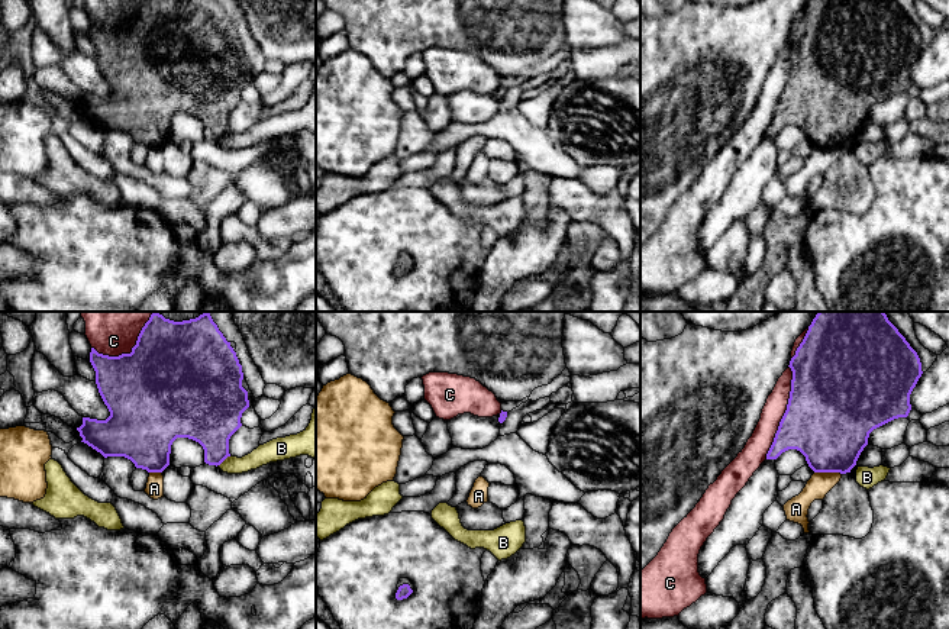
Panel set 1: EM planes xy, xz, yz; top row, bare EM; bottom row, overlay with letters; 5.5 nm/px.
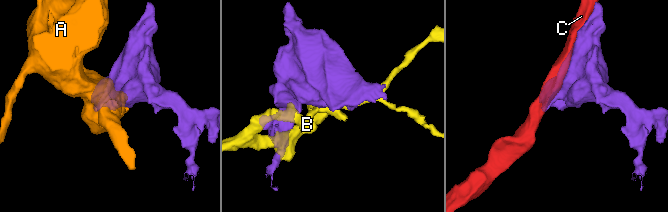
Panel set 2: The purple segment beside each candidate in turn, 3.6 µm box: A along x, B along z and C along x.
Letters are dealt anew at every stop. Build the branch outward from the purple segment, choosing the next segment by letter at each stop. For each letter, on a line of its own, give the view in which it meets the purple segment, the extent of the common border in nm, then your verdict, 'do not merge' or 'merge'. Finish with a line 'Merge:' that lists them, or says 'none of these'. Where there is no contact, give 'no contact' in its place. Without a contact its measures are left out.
A: contact in yz; length 150 nm; do not merge
B: contact in xy; length 110 nm; do not merge
C: contact in yz; length 550 nm; do not merge
Merge: none of these

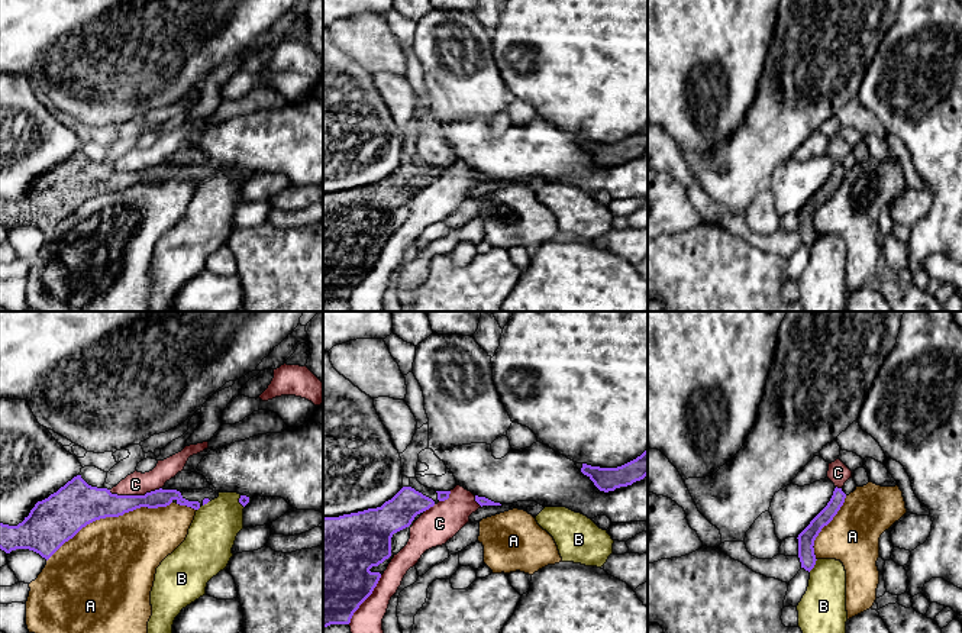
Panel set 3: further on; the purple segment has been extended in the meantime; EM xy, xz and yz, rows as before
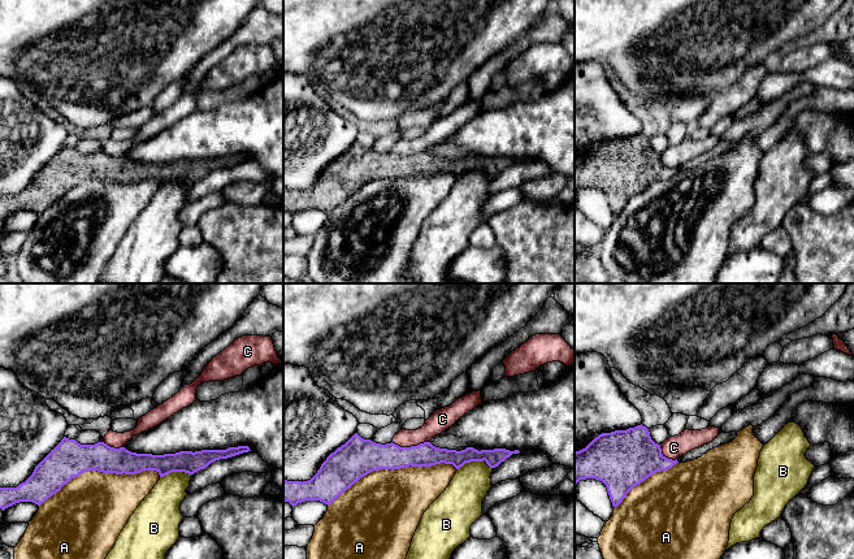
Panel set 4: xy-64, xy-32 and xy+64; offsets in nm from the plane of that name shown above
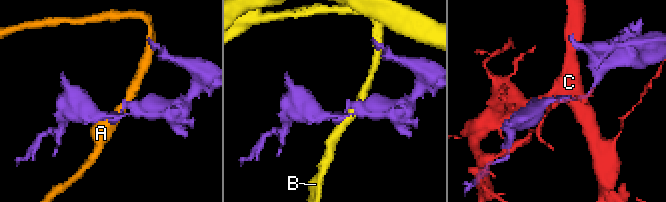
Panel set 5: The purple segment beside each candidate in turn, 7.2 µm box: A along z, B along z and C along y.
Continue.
A: contact in xy; length 750 nm; do not merge
B: contact in yz; length 90 nm; do not merge
C: contact in xy; length 300 nm; do not merge
Merge: none of these

